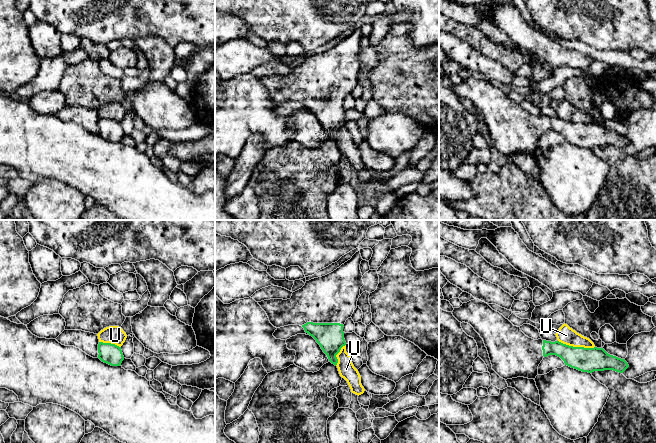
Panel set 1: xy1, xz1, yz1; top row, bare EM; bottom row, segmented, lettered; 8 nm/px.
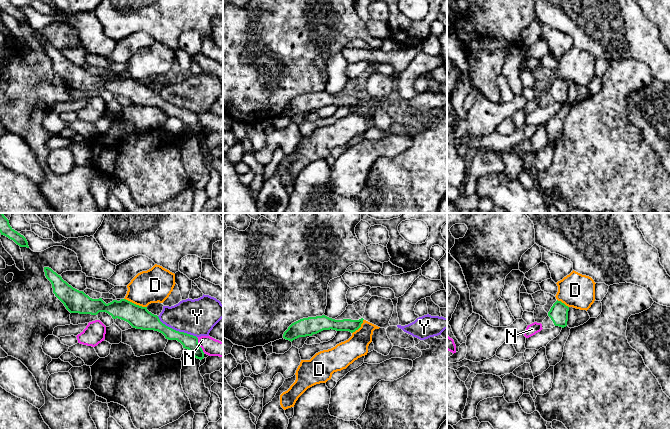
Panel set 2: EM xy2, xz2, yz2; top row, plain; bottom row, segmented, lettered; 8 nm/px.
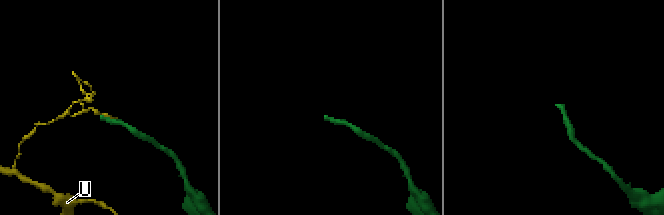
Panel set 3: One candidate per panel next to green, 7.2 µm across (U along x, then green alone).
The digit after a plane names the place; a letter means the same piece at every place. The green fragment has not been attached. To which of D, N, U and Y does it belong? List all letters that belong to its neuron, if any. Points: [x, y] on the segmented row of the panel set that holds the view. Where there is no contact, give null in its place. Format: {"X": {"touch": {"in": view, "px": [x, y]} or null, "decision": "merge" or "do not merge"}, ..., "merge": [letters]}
{"D": {"touch": {"in": "xy2", "px": [135, 304]}, "decision": "do not merge"}, "N": {"touch": {"in": "xy2", "px": [198, 345]}, "decision": "do not merge"}, "U": {"touch": {"in": "yz1", "px": [576, 347]}, "decision": "do not merge"}, "Y": {"touch": {"in": "xy2", "px": [175, 330]}, "decision": "do not merge"}, "merge": []}

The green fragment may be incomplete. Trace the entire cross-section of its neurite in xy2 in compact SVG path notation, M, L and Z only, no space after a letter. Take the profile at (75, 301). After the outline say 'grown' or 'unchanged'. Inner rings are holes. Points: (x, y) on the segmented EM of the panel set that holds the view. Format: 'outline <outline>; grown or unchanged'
outline M44 267L44 272L52 284L53 293L70 313L97 315L99 312L106 312L113 319L118 318L128 322L133 328L158 331L166 339L180 342L183 348L191 352L193 357L200 360L204 358L204 352L199 346L196 336L166 326L157 315L149 312L147 307L136 305L126 299L113 300L106 304L102 298L92 299L83 291L73 288L51 268Z; unchanged

